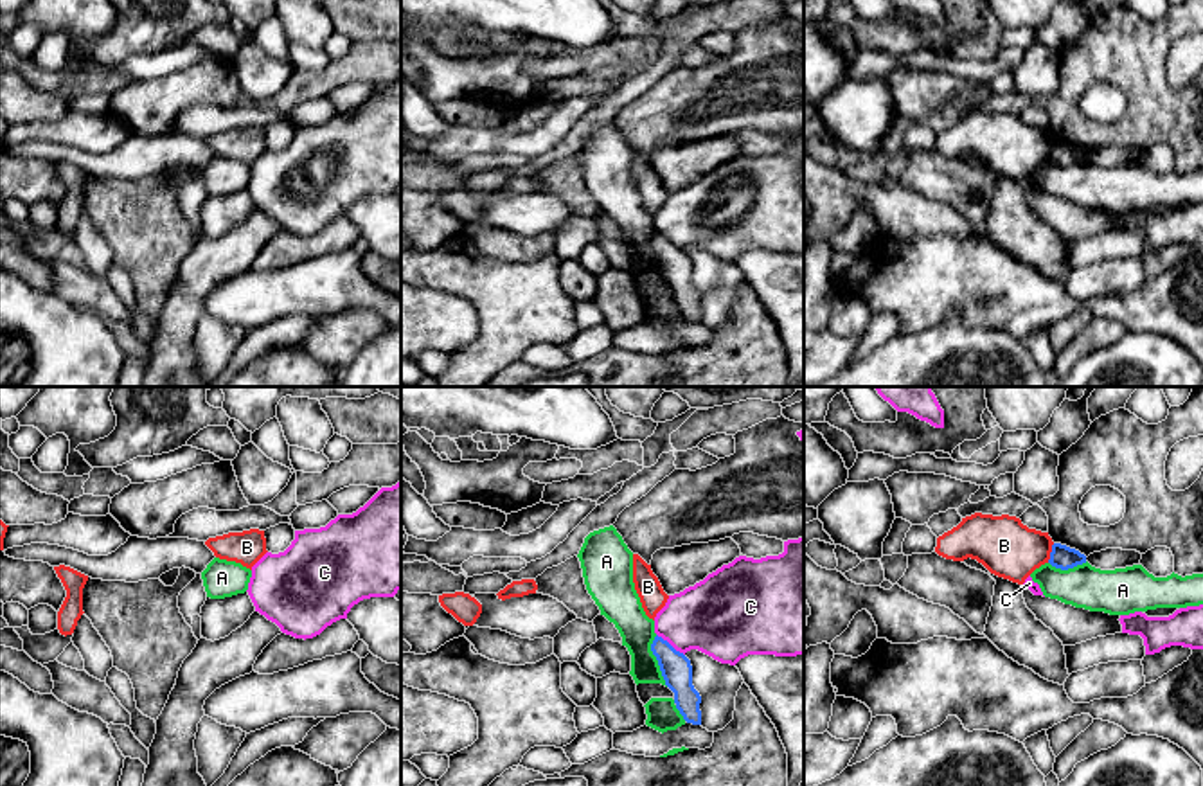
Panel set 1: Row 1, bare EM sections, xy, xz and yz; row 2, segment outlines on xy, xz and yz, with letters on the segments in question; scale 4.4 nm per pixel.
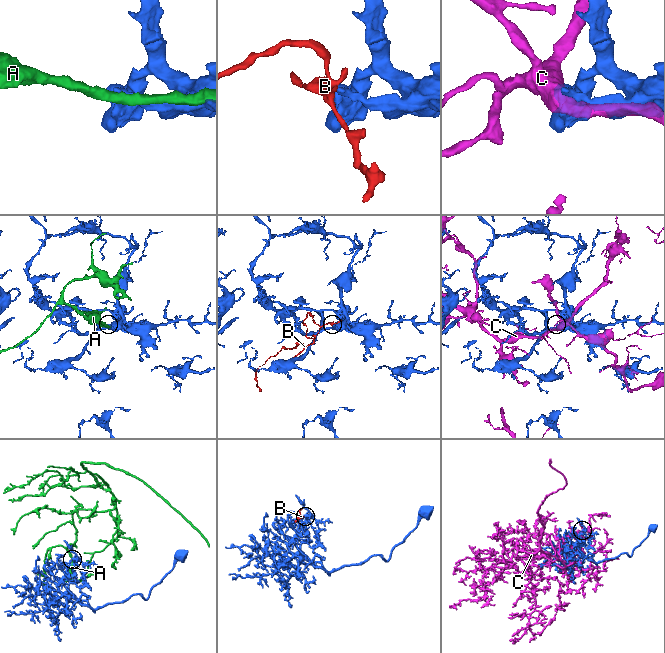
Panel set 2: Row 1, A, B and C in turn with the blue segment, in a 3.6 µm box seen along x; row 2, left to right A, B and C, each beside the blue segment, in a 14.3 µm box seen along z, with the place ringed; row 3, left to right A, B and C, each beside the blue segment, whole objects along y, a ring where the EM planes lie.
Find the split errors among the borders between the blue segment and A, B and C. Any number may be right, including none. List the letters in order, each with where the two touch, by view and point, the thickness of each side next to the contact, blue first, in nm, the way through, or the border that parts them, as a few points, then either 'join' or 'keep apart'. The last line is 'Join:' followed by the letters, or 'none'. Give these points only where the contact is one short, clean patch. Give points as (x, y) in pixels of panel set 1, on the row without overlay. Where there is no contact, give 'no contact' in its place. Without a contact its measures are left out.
A: xz (657, 256) | 140/160 nm | keep apart
B: yz (1051, 150) | 110/260 nm | along yz (1054, 141), (1047, 159) | keep apart
C: xz (669, 241) | 140/340 nm | keep apart
Join: none

